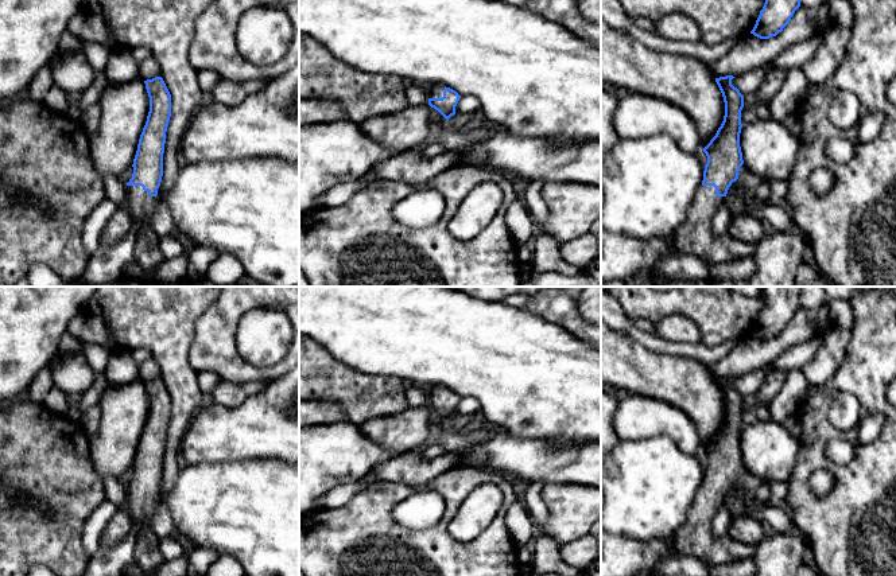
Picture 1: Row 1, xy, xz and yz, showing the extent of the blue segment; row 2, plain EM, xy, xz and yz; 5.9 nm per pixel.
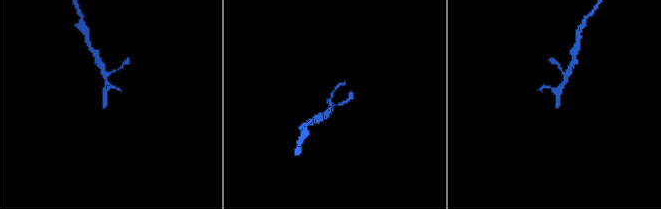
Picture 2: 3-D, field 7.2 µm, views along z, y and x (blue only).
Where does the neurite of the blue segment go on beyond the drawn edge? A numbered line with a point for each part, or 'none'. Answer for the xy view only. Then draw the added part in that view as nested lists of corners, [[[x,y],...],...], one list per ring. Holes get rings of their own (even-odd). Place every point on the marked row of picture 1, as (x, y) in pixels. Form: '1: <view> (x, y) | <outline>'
1: xy (147, 248) | [[[127,186],[127,209],[132,219],[140,219],[141,226],[135,242],[135,262],[144,271],[156,271],[164,261],[160,238],[150,225],[156,196],[150,196],[141,186]]]

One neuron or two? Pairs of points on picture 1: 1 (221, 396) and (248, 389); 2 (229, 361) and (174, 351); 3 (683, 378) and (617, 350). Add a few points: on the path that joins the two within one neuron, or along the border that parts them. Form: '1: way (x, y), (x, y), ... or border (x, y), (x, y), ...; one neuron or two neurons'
1: way (228, 393), (241, 392); one neuron
2: border (196, 323), (190, 347), (190, 365), (197, 372); two neurons
3: way (667, 377), (654, 376), (633, 366); one neuron

